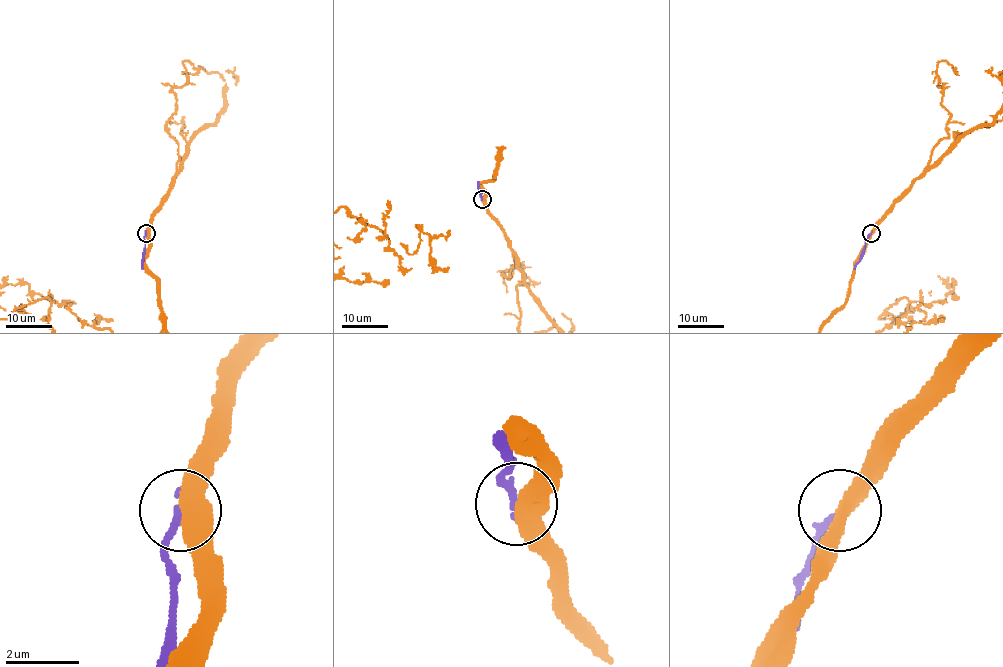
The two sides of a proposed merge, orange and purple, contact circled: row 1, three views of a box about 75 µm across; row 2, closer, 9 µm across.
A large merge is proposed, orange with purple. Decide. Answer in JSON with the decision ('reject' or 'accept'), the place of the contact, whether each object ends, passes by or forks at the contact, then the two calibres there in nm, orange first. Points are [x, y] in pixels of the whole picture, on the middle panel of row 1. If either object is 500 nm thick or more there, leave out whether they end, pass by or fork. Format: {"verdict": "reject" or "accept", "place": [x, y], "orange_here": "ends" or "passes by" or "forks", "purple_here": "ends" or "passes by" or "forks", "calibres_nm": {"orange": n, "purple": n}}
{"verdict": "reject", "place": [482, 199], "orange_here": "passes by", "purple_here": "ends", "calibres_nm": {"orange": 480, "purple": 200}}

